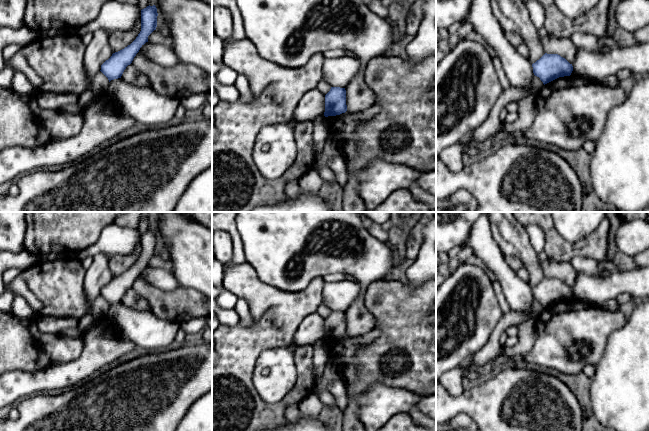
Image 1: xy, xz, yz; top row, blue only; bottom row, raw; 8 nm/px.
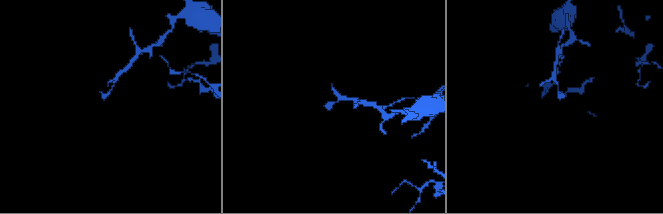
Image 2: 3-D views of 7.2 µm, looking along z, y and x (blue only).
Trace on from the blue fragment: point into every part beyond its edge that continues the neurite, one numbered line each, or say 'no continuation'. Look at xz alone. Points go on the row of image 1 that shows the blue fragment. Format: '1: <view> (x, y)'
no continuation

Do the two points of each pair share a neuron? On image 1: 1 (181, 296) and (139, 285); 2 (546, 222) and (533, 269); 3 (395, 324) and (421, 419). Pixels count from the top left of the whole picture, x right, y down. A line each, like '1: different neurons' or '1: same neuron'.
1: same neuron
2: different neurons
3: different neurons

